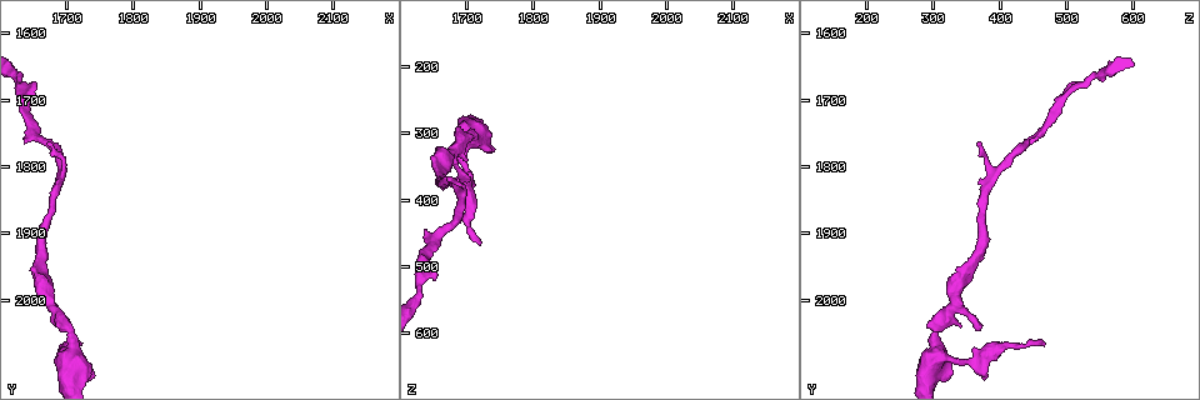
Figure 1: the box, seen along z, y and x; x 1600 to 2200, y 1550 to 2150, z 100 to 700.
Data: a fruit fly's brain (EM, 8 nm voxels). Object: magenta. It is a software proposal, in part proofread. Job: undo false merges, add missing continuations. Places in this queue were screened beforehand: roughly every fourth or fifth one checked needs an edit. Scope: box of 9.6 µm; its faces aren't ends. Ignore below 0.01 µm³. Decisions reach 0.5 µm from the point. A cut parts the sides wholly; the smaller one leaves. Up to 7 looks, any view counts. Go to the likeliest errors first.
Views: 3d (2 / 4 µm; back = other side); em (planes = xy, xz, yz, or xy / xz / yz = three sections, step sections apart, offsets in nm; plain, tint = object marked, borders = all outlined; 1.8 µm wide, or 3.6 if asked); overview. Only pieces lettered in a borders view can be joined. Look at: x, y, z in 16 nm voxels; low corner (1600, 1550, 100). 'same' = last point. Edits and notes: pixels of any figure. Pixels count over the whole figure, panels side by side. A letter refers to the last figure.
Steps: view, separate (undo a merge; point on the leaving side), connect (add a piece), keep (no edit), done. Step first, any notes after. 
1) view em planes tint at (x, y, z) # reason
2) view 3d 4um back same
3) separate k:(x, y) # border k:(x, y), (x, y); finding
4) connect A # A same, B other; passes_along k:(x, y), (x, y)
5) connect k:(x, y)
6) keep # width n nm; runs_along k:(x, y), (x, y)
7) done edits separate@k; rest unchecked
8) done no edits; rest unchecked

view 3d 2um at (1660, 1680, 515) # branch stops here

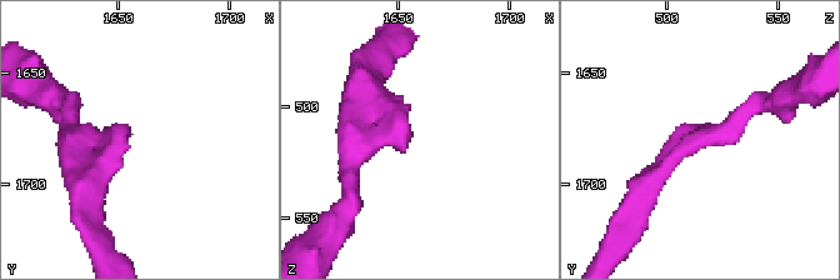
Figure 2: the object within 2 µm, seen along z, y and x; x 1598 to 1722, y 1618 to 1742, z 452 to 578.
view em yz step 8 tint at (1657, 1676, 515) # shape alone is not enough

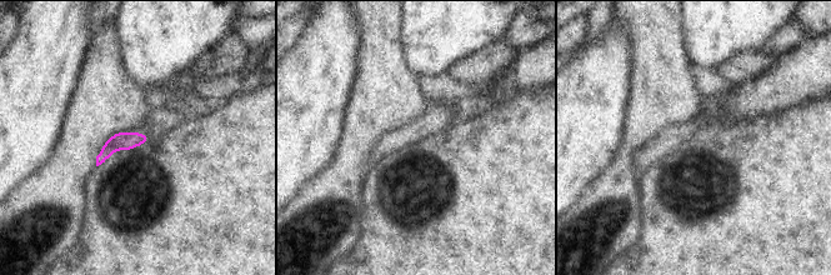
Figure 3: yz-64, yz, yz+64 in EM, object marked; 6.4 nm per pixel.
view em planes borders same # cut it another way

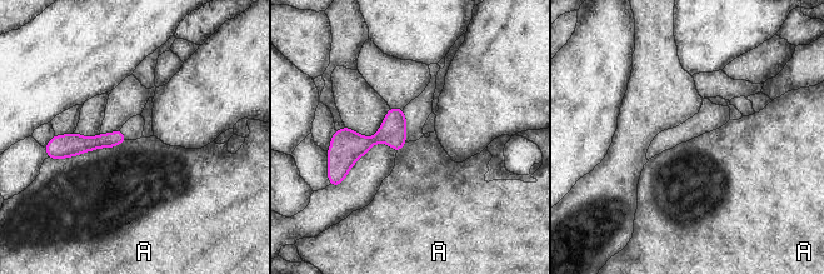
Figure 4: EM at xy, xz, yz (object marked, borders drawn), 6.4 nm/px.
keep # width 100 nm; A other; runs_along 4:(121, 139), (55, 144); none of them fits

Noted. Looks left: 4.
view em xz step 4 tint at (1670, 1765, 370) # branch stops here

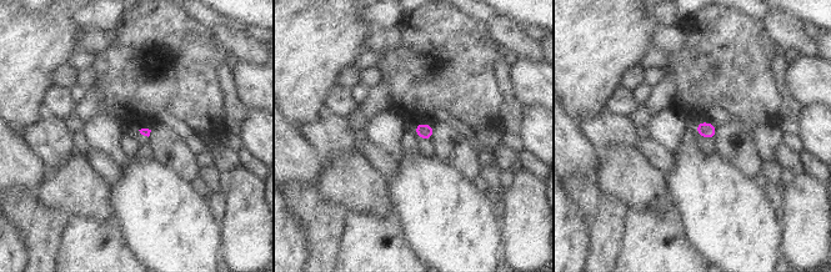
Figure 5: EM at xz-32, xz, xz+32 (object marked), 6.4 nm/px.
view em yz step 8 borders same # cut it another way

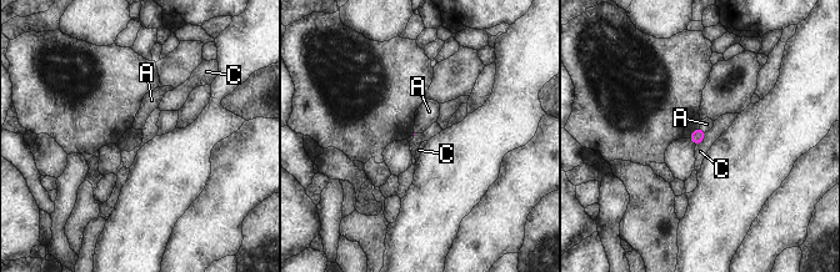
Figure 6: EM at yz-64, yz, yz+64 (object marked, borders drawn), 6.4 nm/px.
connect A # A same, C other; passes_along 6:(698, 135), (701, 129), (706, 124); the neuron continues

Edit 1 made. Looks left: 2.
done edits connect@6; rest unchecked

